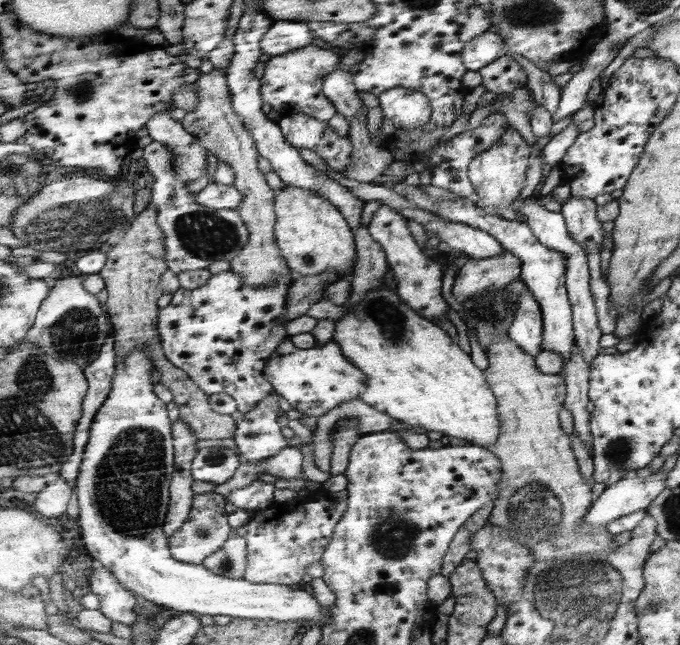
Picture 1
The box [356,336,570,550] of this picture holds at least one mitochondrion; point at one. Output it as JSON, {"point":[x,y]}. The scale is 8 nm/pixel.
{"point":[534,511]}

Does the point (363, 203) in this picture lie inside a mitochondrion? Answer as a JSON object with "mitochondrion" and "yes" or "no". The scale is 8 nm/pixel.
{"mitochondrion":"no"}

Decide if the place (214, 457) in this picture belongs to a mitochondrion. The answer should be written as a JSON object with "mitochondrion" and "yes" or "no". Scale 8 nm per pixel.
{"mitochondrion":"yes"}

